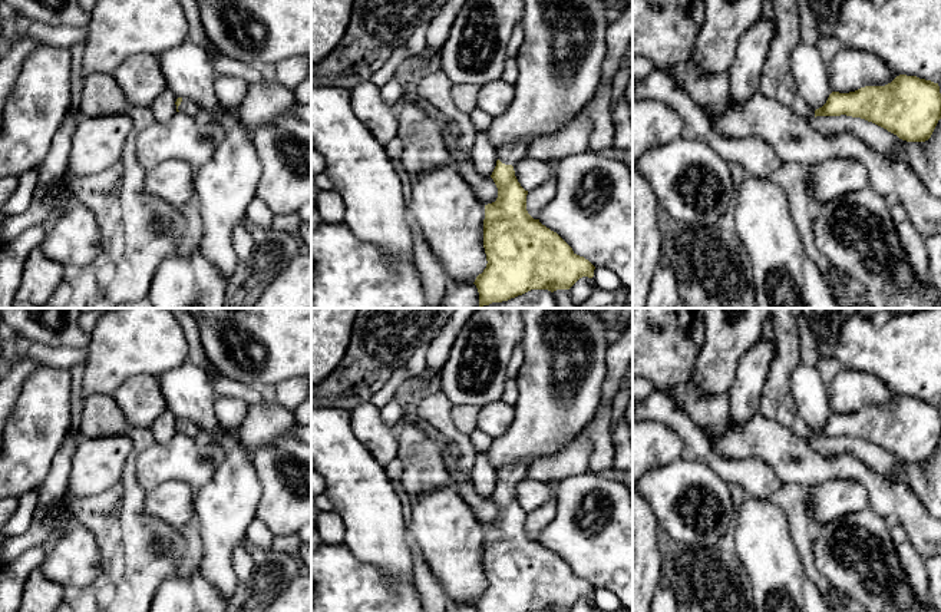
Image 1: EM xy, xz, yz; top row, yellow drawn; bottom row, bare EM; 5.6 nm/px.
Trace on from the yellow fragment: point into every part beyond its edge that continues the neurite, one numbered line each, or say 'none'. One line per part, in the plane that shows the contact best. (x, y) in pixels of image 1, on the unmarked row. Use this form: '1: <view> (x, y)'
1: xz (512, 473)

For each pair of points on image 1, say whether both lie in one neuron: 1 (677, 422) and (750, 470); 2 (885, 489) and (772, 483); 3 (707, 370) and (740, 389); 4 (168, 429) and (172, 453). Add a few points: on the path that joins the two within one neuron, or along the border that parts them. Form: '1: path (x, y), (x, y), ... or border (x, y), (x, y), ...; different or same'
1: path (696, 440), (715, 462), (732, 470); same
2: border (759, 459), (783, 483); different
3: border (745, 353), (727, 393); different
4: border (175, 432), (167, 442), (155, 442); different

